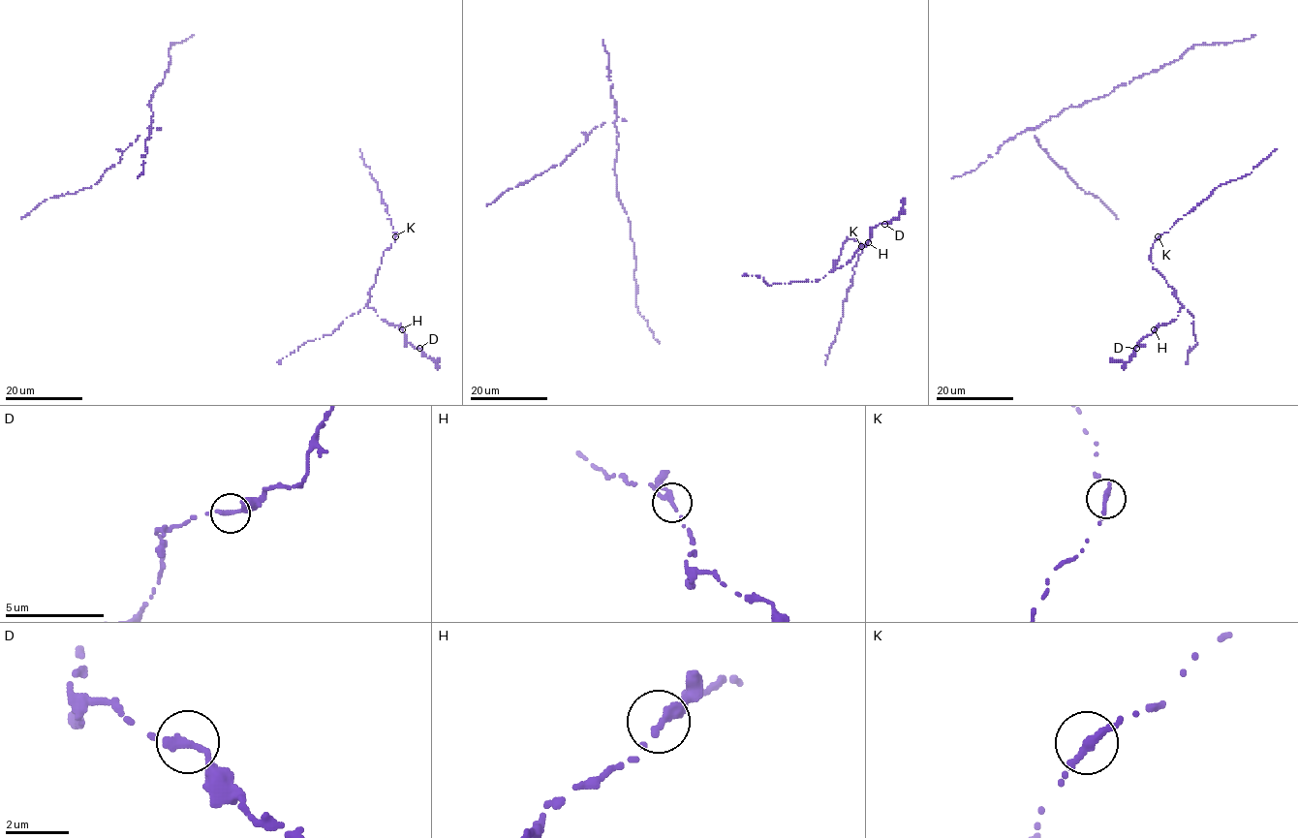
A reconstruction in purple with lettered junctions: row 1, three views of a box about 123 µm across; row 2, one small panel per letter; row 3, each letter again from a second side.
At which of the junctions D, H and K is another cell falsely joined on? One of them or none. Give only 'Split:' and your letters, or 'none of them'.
Split: none of them

